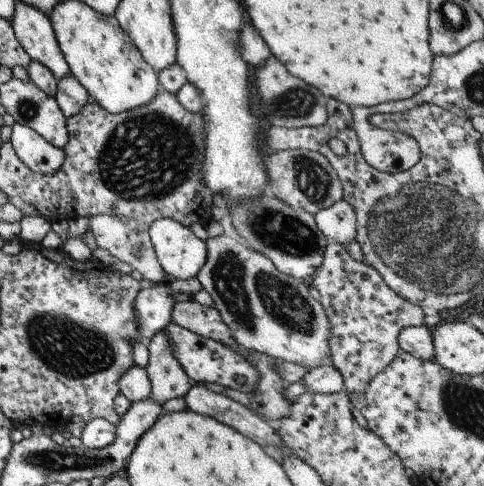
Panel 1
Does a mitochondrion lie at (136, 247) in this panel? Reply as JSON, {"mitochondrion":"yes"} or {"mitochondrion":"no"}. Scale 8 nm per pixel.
{"mitochondrion":"yes"}

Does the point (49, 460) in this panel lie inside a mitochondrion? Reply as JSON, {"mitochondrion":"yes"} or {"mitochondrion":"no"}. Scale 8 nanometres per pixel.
{"mitochondrion":"yes"}

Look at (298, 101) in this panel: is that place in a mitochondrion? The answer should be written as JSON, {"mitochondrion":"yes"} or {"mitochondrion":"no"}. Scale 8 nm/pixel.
{"mitochondrion":"yes"}

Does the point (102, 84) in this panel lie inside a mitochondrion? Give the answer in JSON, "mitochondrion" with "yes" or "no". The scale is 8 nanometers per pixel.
{"mitochondrion":"no"}

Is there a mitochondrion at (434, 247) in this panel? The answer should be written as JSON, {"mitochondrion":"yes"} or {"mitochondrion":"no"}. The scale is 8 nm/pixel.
{"mitochondrion":"yes"}

